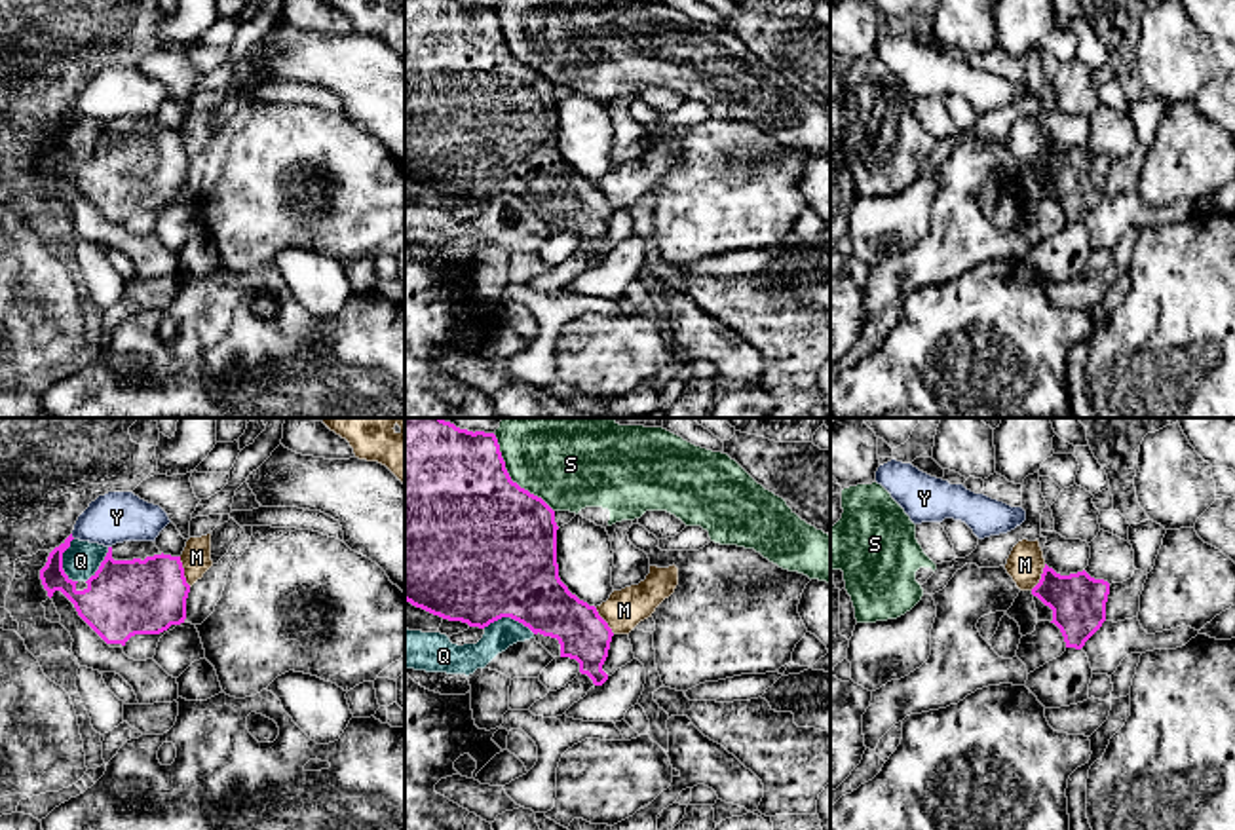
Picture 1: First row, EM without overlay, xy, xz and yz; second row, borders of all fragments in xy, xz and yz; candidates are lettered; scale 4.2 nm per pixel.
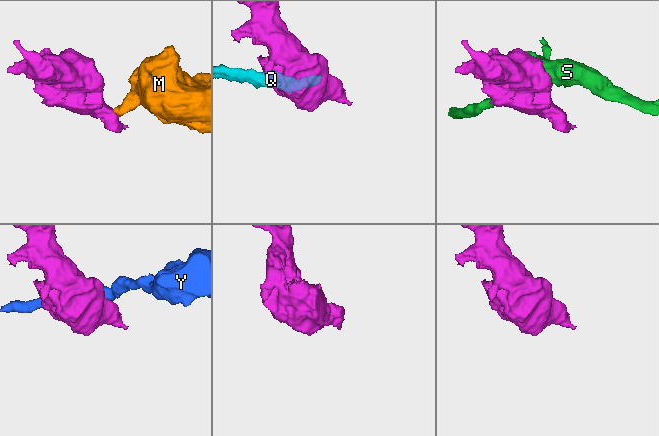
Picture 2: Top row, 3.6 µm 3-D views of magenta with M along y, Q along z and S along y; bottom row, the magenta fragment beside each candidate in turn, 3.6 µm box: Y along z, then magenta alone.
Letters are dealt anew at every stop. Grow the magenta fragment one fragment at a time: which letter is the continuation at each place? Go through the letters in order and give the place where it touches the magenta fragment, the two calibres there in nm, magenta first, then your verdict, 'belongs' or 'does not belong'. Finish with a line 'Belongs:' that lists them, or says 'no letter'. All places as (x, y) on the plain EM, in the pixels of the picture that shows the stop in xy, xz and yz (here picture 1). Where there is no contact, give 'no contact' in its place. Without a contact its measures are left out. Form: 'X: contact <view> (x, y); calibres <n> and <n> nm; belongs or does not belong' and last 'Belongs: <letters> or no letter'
M: contact xy (183, 147); calibres 320 and 130 nm; does not belong
Q: contact xz (510, 190); calibres 500 and 120 nm; does not belong
S: contact xz (510, 52); calibres 500 and 360 nm; does not belong
Y: contact xy (71, 111); calibres 150 and 220 nm; does not belong
Belongs: no letter

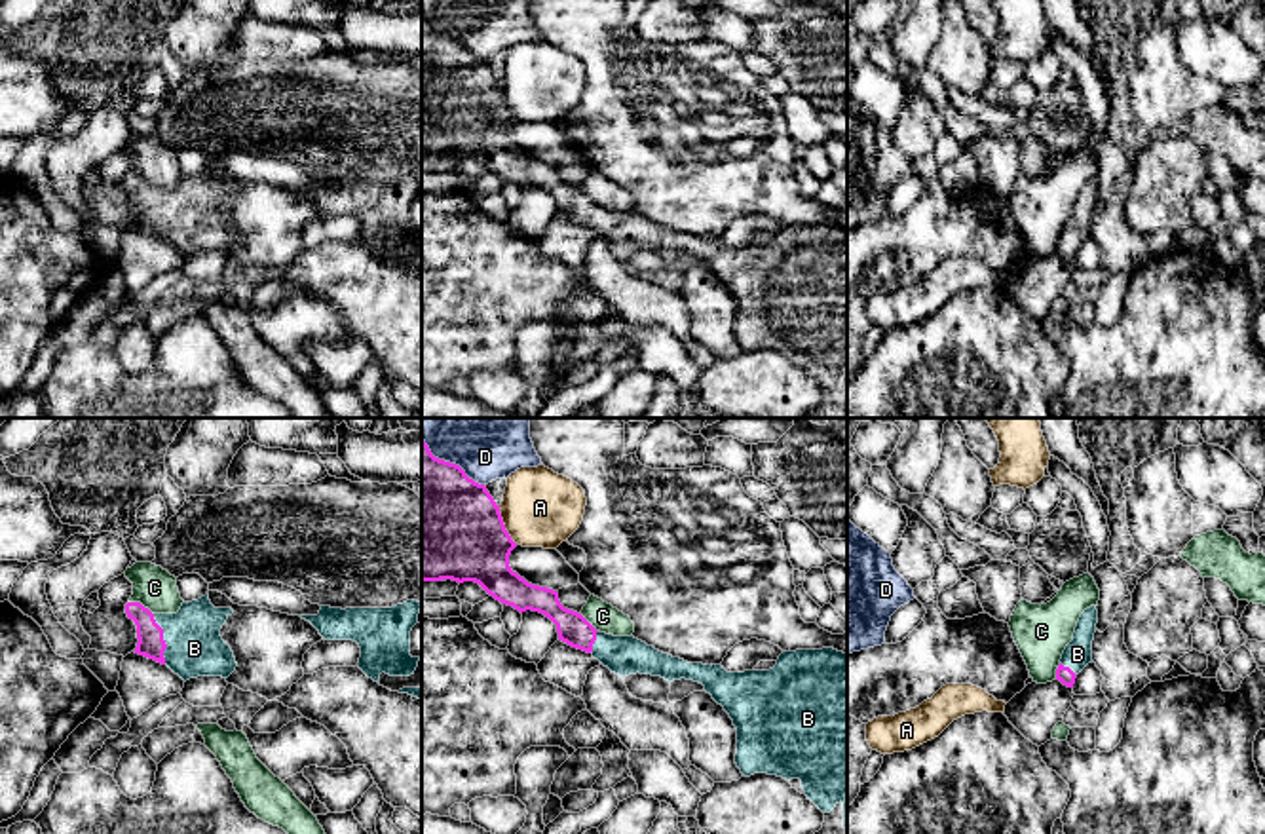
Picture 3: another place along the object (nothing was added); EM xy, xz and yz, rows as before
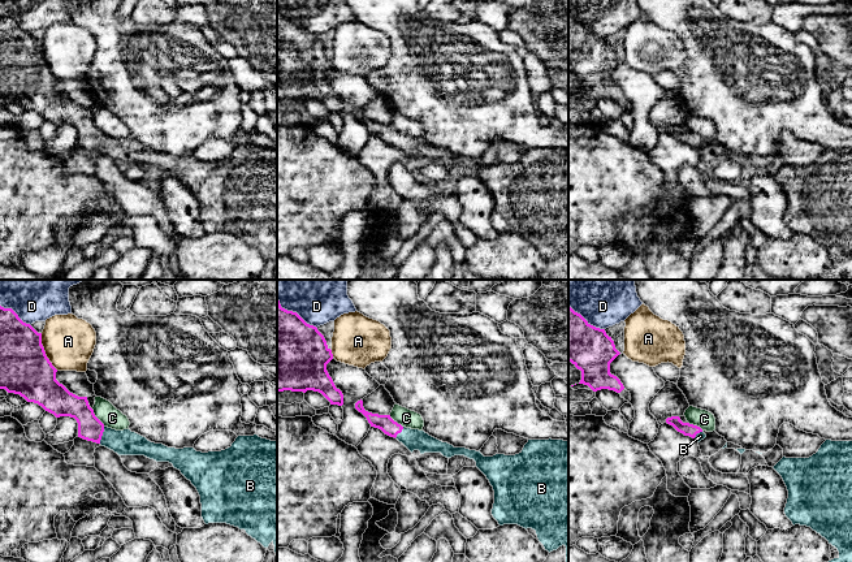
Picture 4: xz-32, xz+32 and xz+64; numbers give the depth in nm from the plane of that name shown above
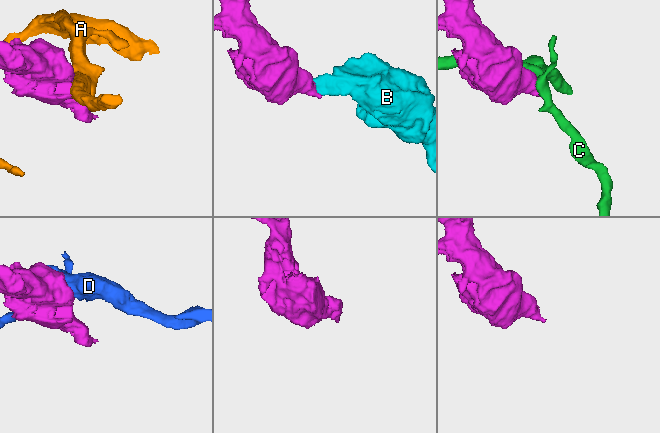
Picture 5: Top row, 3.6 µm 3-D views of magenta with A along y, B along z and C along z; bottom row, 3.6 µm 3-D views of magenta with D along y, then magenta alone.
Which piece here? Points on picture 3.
A: contact xz (504, 99); calibres 440 and 320 nm; does not belong
B: contact xy (162, 213); calibres 120 and 240 nm; belongs
C: contact xy (139, 177); calibres 120 and 180 nm; does not belong
D: contact xz (449, 37); calibres 500 and 240 nm; does not belong
Belongs: B

